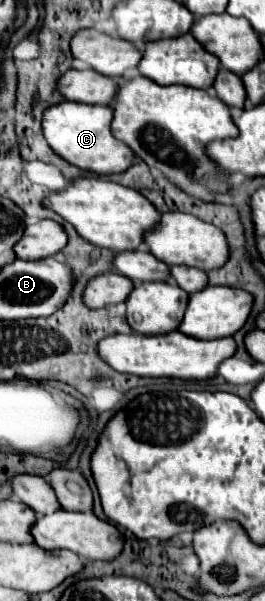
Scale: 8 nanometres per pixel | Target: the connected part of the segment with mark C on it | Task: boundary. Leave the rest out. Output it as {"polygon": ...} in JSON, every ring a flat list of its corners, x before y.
{"polygon":[[62,102,44,110,44,136,50,148,70,164,94,174,118,174,134,164,136,154,112,136,112,106,90,106,80,102]]}

